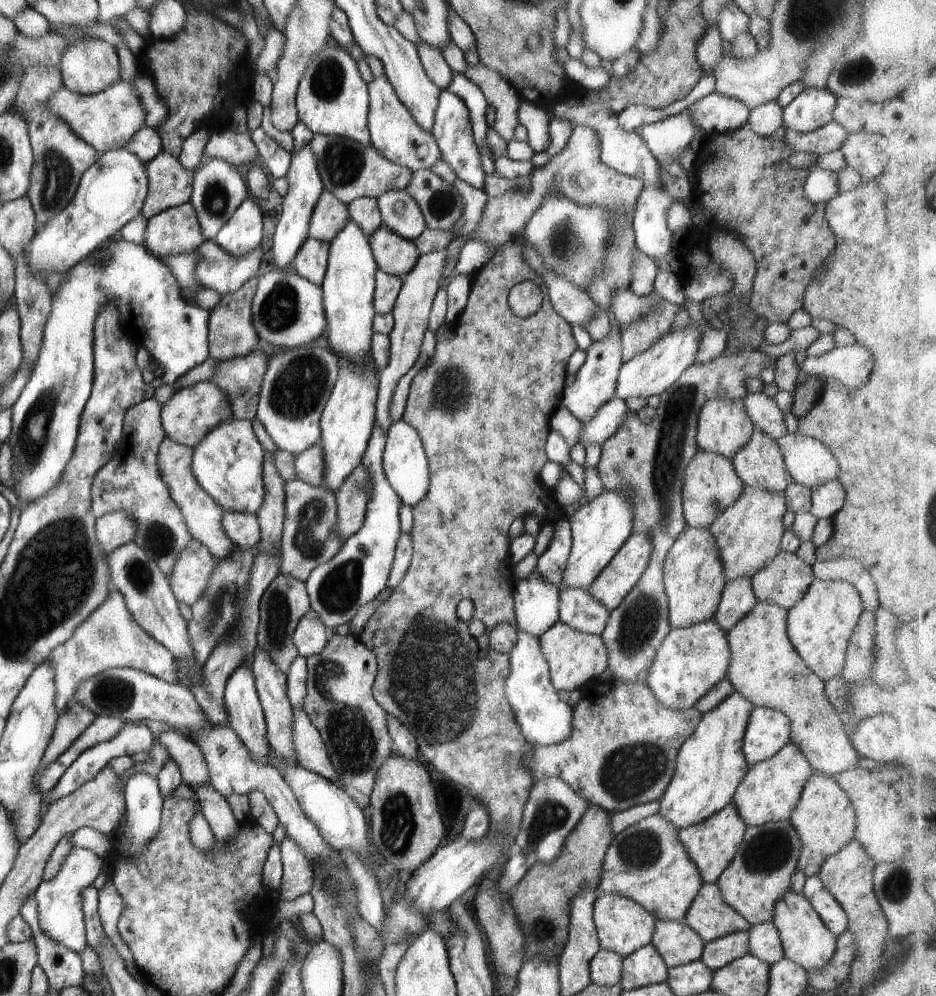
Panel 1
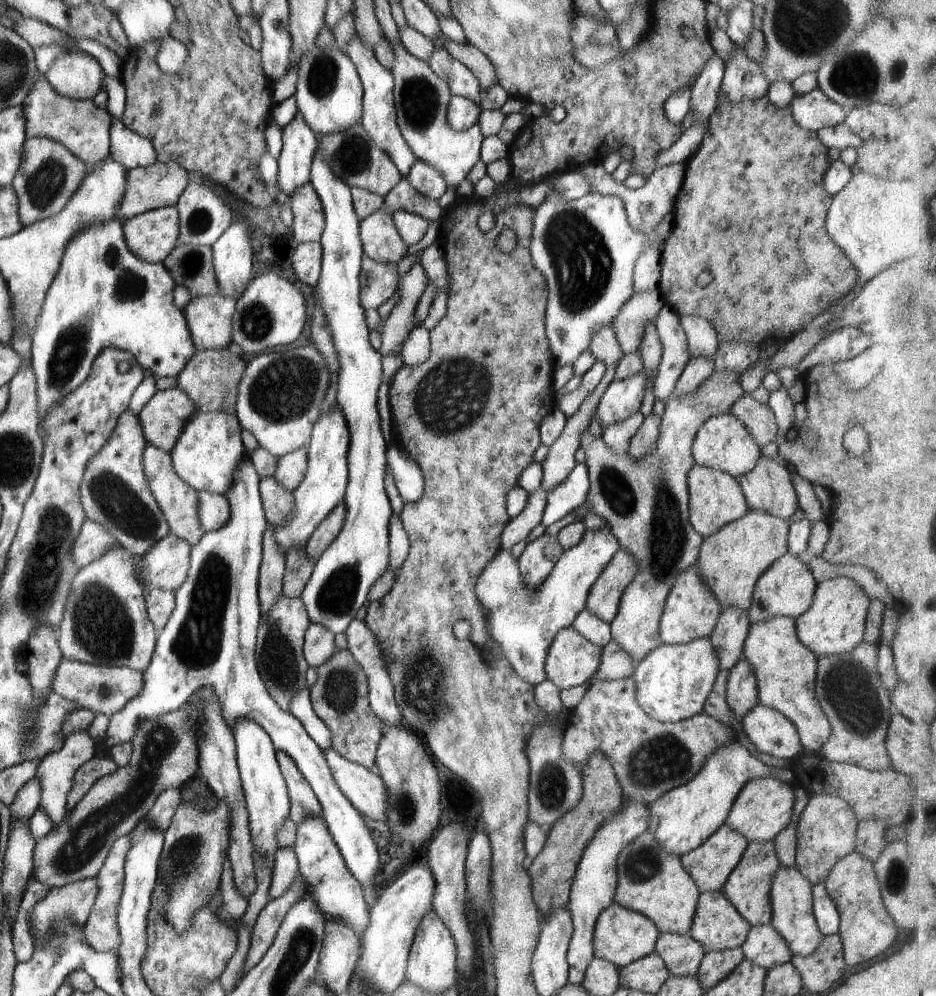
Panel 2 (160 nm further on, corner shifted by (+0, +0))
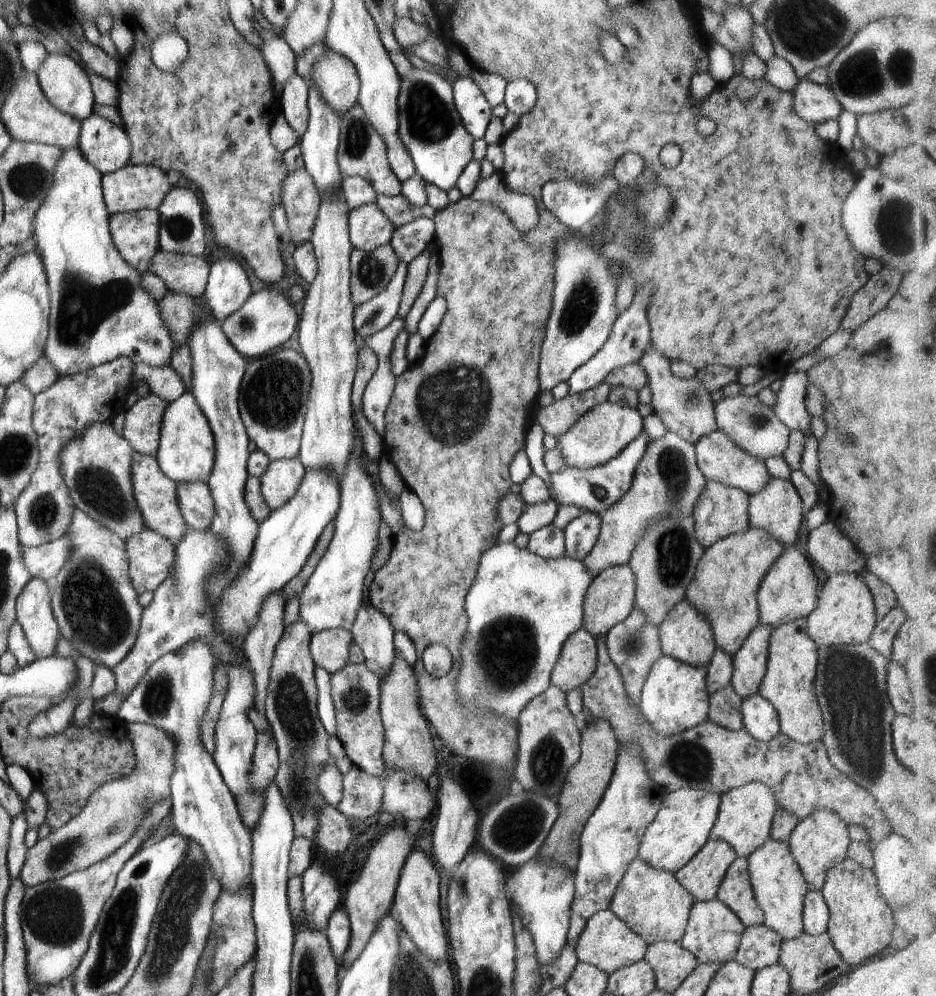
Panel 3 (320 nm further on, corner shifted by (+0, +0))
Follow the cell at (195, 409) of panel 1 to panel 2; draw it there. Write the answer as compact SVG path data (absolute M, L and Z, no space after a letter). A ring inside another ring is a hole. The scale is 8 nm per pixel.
M176 387L156 392L138 418L148 445L171 453L180 438L180 430L184 430L192 414L196 414L195 403L184 390Z

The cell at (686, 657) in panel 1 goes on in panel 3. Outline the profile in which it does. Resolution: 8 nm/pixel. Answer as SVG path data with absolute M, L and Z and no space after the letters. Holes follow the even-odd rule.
M662 654L652 664L638 706L652 730L660 736L678 734L682 730L690 730L708 721L709 695L706 692L706 667L692 666L688 662L680 662L676 658Z

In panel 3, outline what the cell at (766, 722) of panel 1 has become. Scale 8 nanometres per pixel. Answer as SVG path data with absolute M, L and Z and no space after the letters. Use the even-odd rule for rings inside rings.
M760 694L744 698L741 712L744 729L751 738L768 742L781 733L776 710Z

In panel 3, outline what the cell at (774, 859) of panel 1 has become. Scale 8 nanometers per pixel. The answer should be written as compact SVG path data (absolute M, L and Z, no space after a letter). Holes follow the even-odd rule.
M738 857L732 862L720 884L717 900L724 902L745 927L763 925L764 912L753 896L748 874L748 858Z

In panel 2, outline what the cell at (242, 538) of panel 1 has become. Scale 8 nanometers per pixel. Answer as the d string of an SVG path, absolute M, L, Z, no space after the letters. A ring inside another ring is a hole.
M198 492L198 516L204 532L216 532L230 520L230 506L225 497L210 492Z

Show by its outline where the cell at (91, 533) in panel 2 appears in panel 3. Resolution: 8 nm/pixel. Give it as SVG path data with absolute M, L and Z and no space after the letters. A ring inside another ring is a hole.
M66 536L36 548L21 548L20 552L32 577L48 581L60 574L62 566L70 558L72 548L70 538Z

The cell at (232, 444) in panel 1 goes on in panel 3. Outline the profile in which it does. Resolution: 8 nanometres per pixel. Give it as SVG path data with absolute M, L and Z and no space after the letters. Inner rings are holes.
M186 392L174 402L168 403L160 426L160 444L155 457L164 474L178 484L194 482L208 484L215 456L216 442L210 422L204 416L194 396Z

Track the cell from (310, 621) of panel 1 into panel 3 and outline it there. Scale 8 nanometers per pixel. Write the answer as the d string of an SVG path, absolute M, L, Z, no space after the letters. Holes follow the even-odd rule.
M342 628L314 632L308 642L314 666L329 674L342 670L349 663L348 654L352 643L352 634Z

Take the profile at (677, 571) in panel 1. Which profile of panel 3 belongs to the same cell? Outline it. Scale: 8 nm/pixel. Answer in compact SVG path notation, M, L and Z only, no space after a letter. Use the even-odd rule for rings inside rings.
M685 599L678 602L668 612L668 617L660 624L658 632L664 656L676 658L680 662L688 662L692 666L708 667L708 662L716 650L712 626L708 624L704 614L700 614L696 608L692 608L692 604L688 604Z

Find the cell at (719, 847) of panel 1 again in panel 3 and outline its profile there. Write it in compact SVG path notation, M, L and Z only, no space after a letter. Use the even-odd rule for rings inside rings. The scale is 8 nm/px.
M724 840L709 842L676 872L676 880L700 902L717 899L717 893L728 868L738 857L736 850Z

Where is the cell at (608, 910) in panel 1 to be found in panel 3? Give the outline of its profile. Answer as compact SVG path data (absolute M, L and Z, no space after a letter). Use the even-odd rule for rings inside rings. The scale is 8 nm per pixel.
M605 909L586 922L580 938L578 938L578 946L576 946L576 958L578 963L586 962L596 966L598 970L604 970L606 974L612 974L615 970L636 964L642 961L648 952L648 944L644 942L644 938L640 934L636 934L630 926L626 925L612 910Z

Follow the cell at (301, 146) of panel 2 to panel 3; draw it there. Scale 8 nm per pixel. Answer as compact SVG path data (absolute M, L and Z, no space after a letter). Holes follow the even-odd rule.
M296 73L286 82L286 86L284 86L284 90L278 99L280 106L278 111L284 115L289 126L299 137L296 146L300 144L300 138L304 136L308 126L308 94L309 84Z

